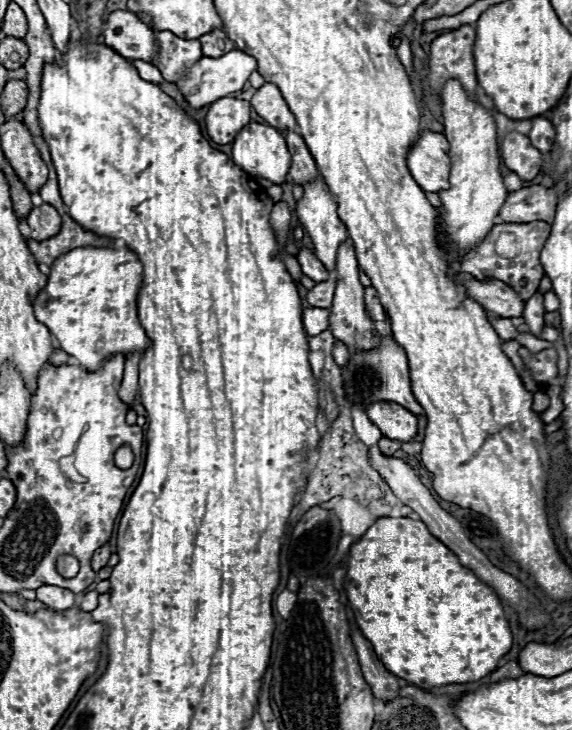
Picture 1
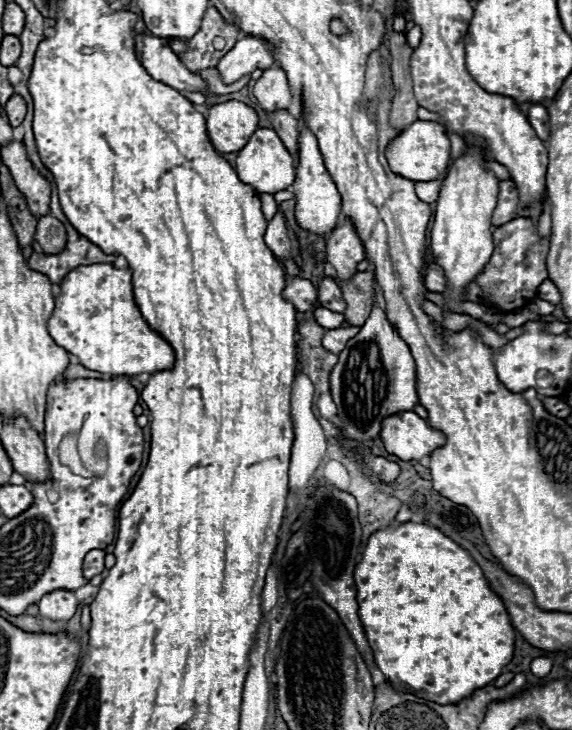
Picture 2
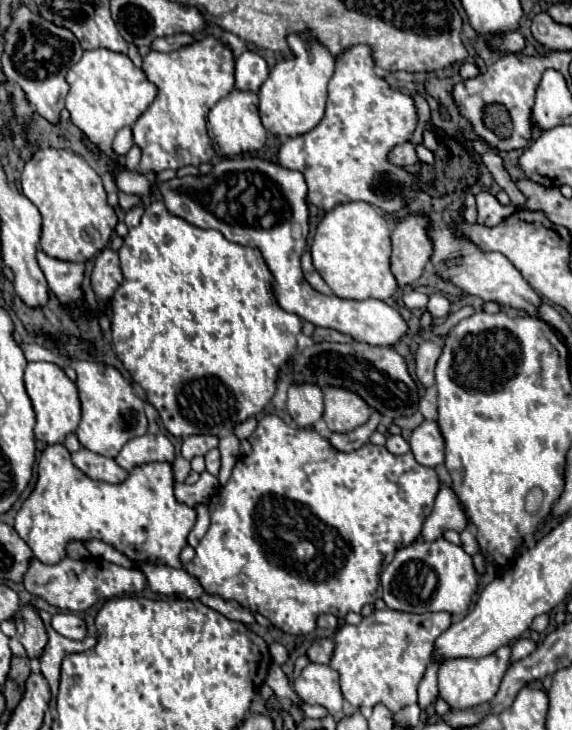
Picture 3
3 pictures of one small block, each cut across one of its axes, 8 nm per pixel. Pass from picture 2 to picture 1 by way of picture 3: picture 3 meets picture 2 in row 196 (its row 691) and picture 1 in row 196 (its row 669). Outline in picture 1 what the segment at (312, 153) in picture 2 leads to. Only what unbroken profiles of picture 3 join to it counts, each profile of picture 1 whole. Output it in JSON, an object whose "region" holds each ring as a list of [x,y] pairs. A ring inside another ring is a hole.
{"region":[[[322,178],[304,186],[304,198],[298,202],[296,212],[298,212],[298,220],[302,222],[304,230],[310,234],[310,238],[314,242],[314,254],[328,268],[328,272],[334,272],[338,248],[344,240],[348,240],[348,232],[344,228],[344,222],[336,214],[336,200],[330,194],[330,190]]]}

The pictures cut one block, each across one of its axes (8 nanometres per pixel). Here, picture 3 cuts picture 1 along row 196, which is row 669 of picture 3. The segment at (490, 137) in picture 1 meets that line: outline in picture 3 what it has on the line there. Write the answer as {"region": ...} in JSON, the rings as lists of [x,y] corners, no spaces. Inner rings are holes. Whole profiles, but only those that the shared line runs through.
{"region":[[[502,646],[496,652],[482,658],[452,658],[446,660],[438,672],[438,690],[440,698],[450,708],[472,708],[482,702],[488,702],[496,696],[500,680],[510,664],[510,646]]]}

